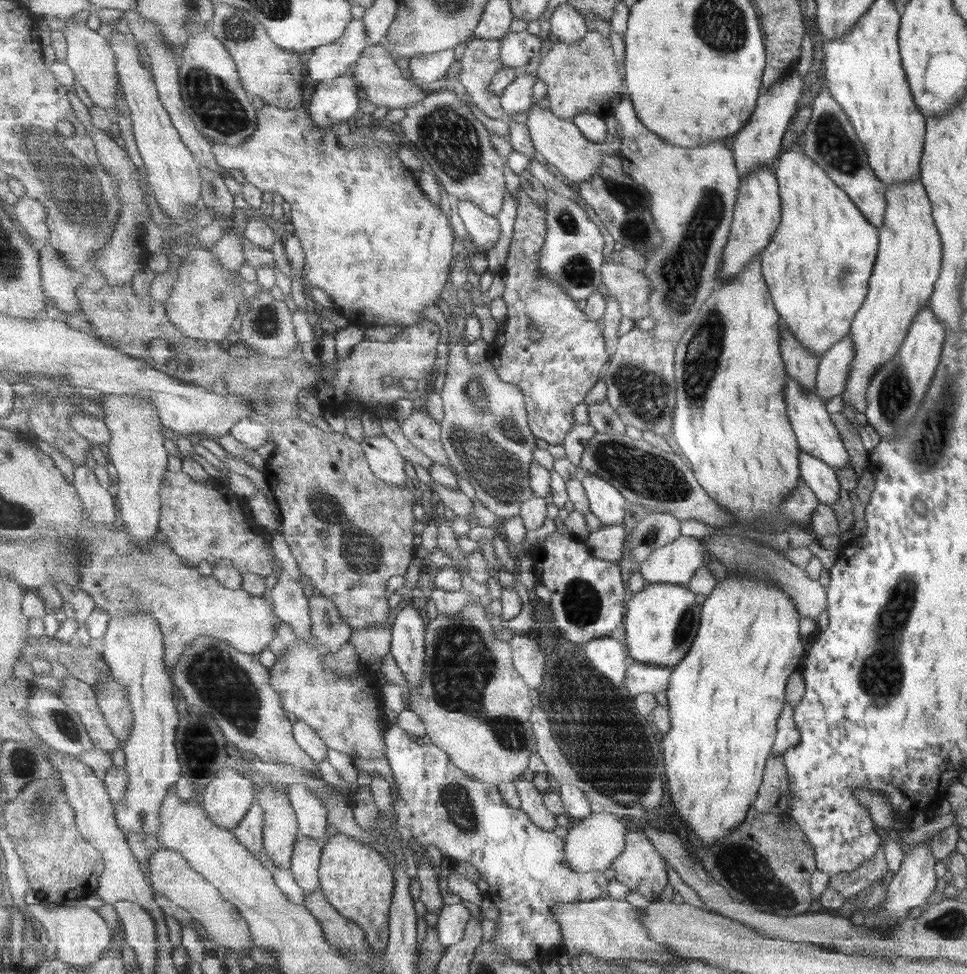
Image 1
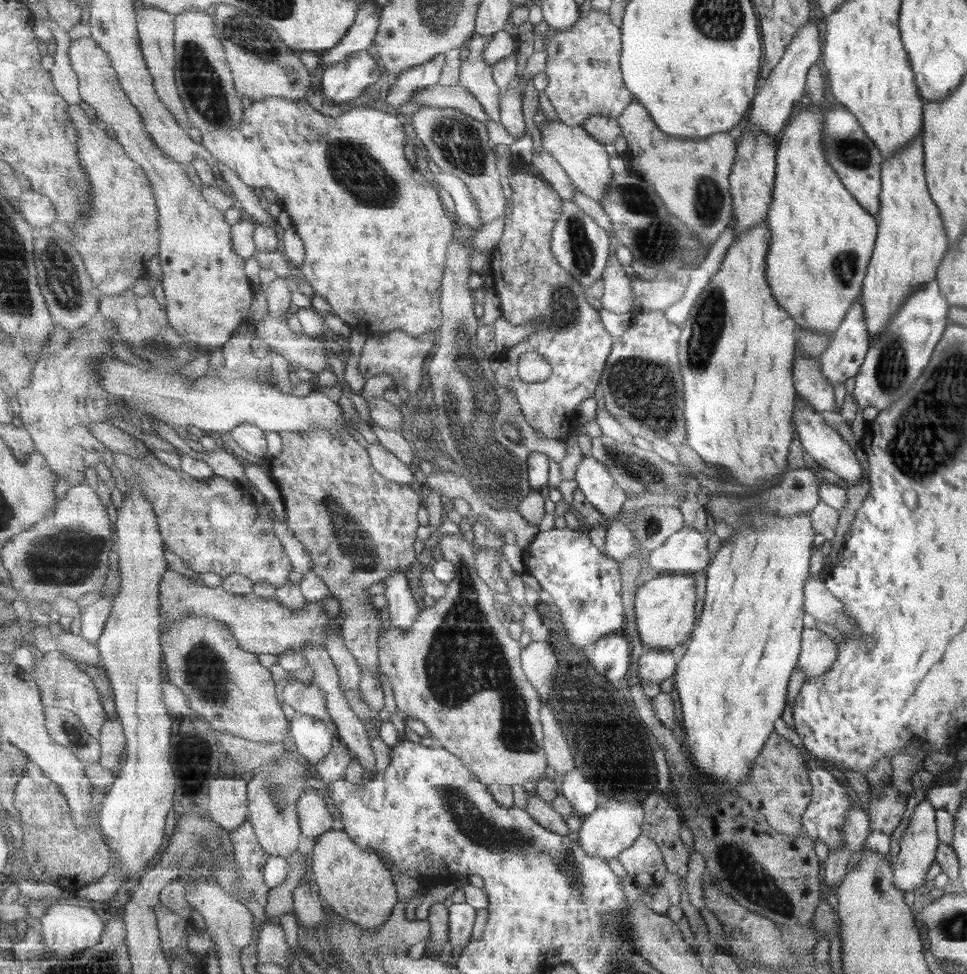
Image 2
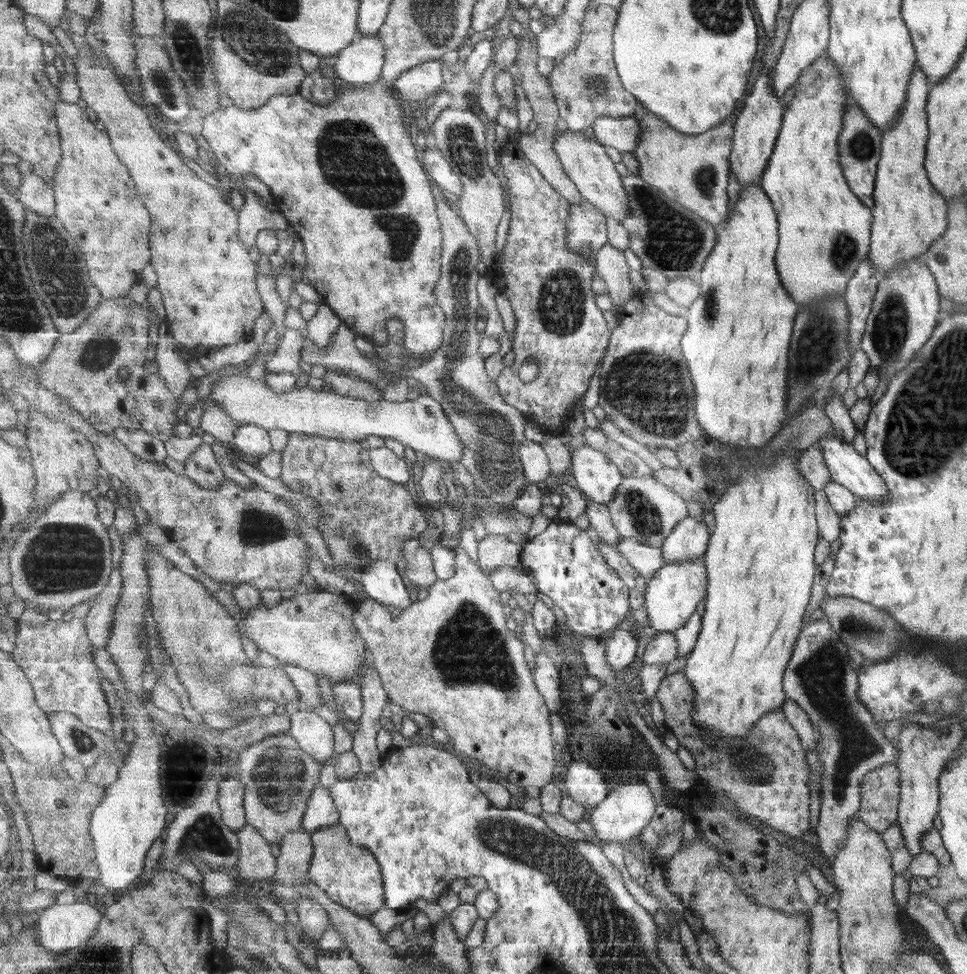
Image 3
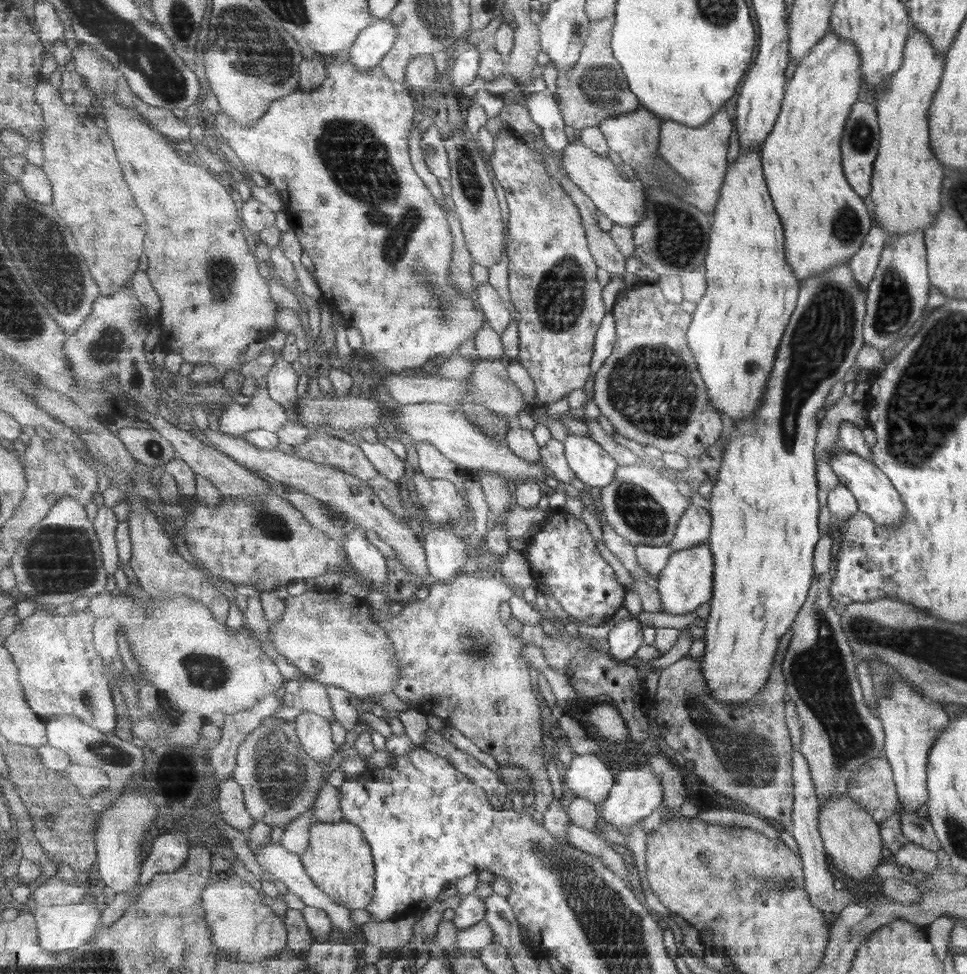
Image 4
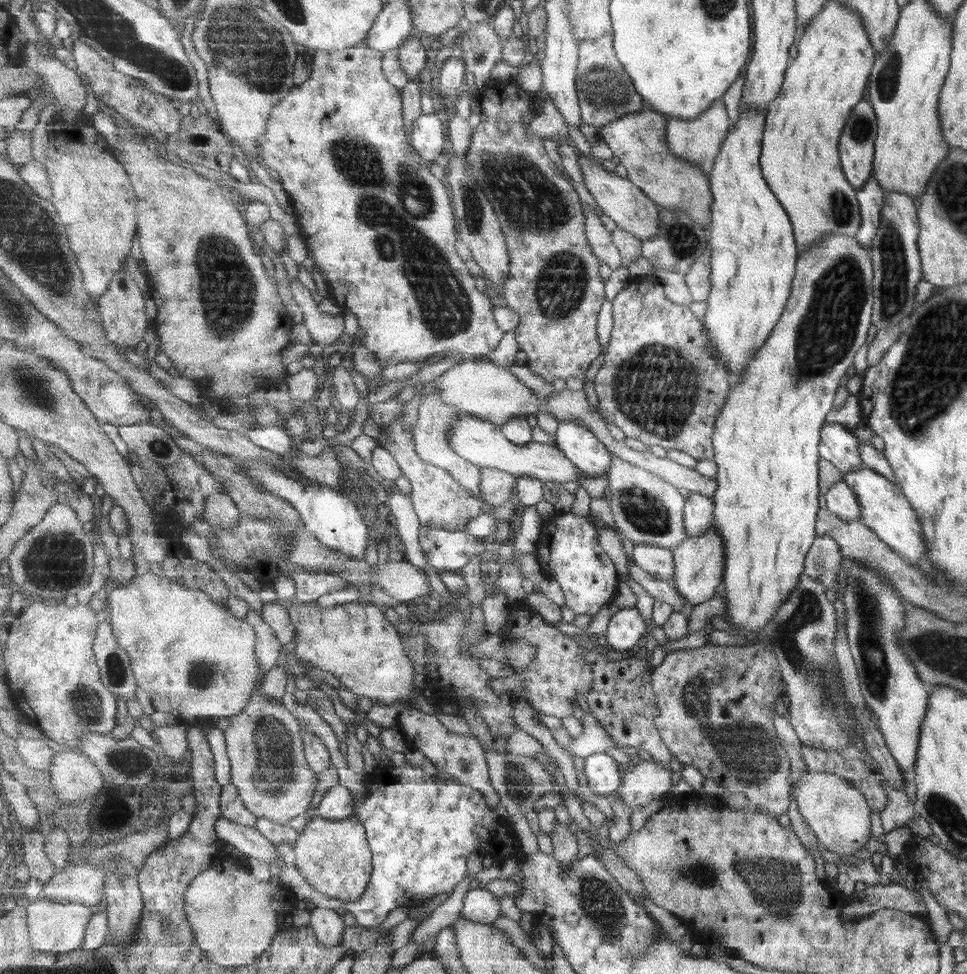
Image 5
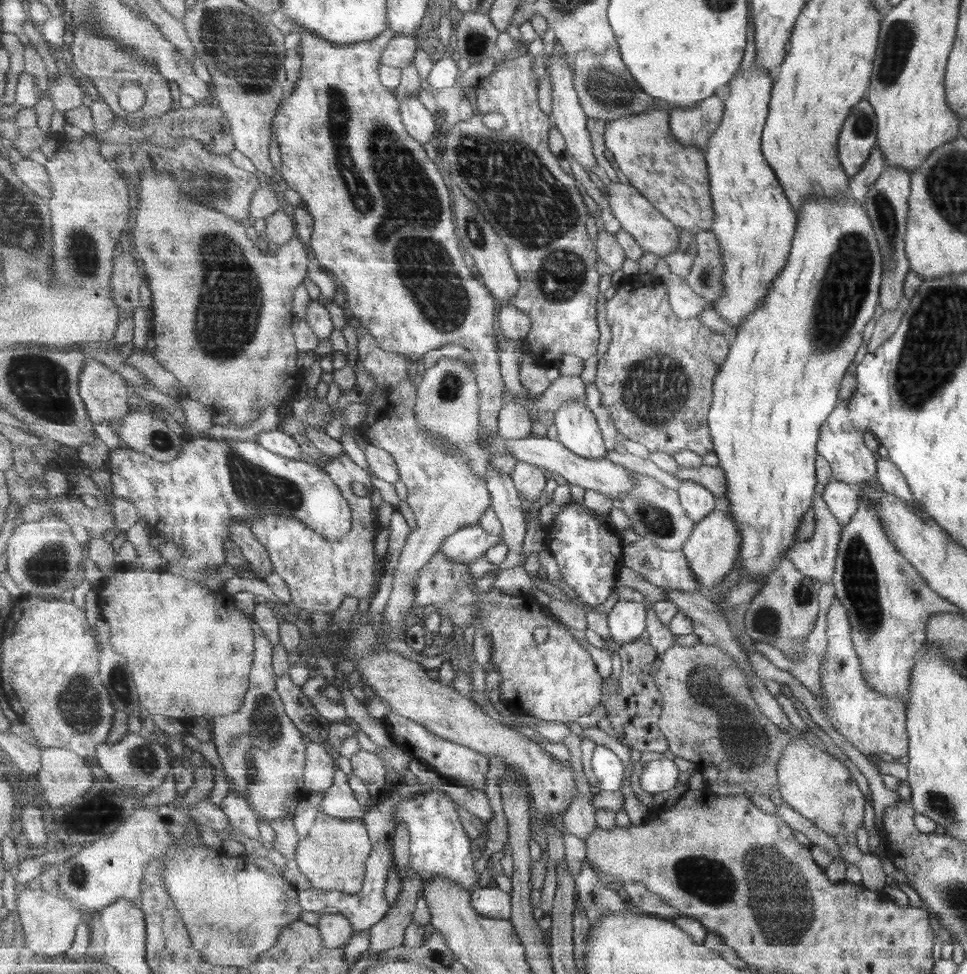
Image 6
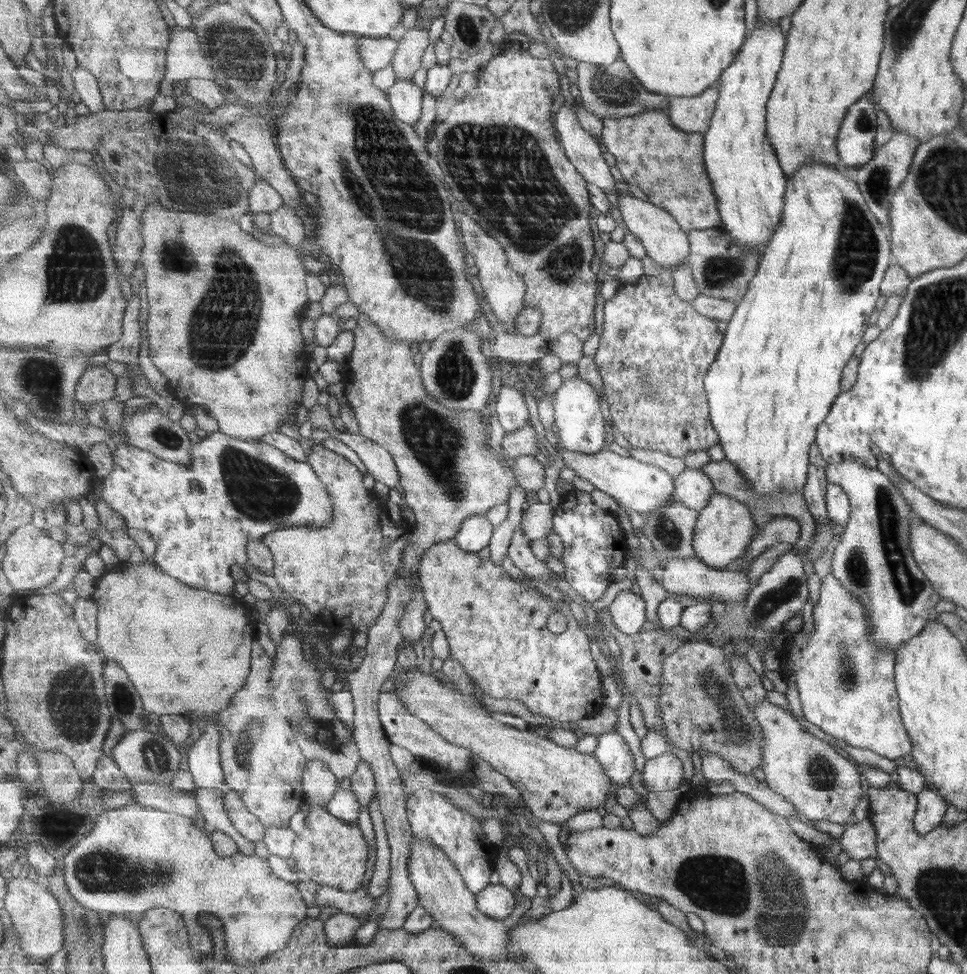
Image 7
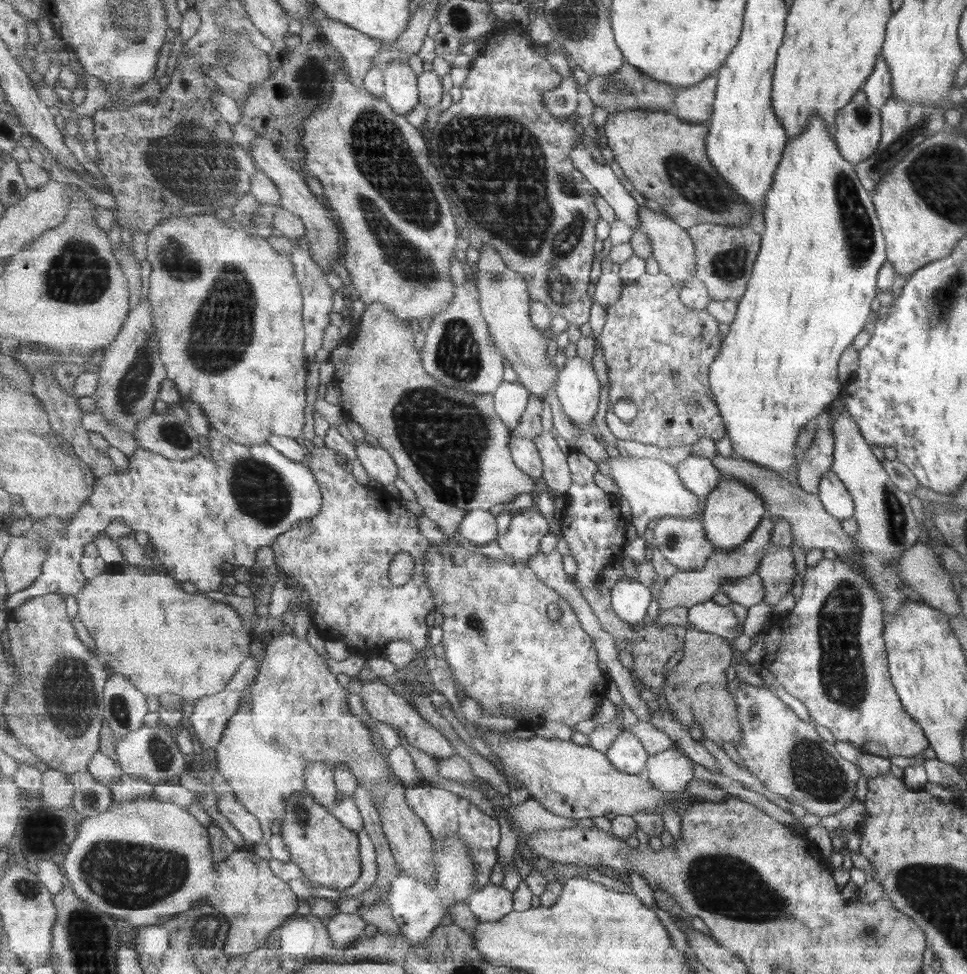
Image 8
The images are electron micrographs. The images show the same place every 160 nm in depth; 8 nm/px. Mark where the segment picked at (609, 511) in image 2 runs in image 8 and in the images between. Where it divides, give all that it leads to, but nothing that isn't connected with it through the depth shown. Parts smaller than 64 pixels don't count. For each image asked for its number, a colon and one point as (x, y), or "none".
3: (597, 476)
4: (594, 466)
5: (582, 446)
6: (577, 426)
7: (581, 427)
8: (578, 388)

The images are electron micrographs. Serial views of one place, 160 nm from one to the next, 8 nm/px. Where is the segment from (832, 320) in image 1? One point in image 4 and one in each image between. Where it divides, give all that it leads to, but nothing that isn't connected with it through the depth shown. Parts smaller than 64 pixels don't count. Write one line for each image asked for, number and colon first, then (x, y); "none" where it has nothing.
2: (821, 240)
3: (823, 230)
4: (824, 222)

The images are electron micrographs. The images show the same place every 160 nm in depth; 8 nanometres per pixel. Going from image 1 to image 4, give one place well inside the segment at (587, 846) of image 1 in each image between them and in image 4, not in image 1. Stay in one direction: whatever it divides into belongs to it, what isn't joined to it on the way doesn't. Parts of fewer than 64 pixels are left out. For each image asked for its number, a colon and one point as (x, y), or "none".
2: (611, 829)
3: (627, 810)
4: (638, 792)

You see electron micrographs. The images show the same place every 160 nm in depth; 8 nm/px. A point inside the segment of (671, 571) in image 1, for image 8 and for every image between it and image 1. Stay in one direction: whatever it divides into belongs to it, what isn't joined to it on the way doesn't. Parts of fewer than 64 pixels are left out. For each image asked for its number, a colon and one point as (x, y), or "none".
2: (686, 552)
3: (690, 540)
4: (694, 529)
5: (697, 514)
6: (696, 499)
7: (693, 486)
8: (698, 474)

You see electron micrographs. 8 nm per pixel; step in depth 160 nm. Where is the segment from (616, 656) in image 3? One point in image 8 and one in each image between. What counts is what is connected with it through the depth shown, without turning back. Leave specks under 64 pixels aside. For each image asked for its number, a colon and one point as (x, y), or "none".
4: (626, 637)
5: (626, 627)
6: (628, 620)
7: (628, 610)
8: (630, 597)

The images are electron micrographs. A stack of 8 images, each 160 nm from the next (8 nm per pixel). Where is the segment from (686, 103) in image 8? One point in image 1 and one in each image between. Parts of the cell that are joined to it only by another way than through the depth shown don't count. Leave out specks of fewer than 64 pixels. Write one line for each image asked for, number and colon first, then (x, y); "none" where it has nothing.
1: (693, 191)
2: (690, 175)
3: (692, 169)
4: (698, 154)
5: (698, 141)
6: (692, 126)
7: (692, 114)

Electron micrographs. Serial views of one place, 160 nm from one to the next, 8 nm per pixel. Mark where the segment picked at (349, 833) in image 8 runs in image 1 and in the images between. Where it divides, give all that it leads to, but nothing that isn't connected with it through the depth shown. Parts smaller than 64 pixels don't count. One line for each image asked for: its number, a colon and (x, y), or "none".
1: (357, 879)
2: (354, 881)
3: (351, 874)
4: (340, 861)
5: (335, 858)
6: (333, 857)
7: (331, 852)

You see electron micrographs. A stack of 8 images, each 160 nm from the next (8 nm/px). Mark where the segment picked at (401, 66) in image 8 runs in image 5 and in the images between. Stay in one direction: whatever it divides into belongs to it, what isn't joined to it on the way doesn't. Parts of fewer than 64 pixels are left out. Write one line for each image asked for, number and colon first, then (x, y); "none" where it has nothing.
5: (429, 138)
6: (422, 124)
7: (406, 97)

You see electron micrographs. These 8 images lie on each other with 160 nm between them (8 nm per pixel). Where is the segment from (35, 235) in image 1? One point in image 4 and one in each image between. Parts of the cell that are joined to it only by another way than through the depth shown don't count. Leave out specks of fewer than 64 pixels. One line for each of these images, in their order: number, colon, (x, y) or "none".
2: (39, 210)
3: (34, 192)
4: (35, 181)

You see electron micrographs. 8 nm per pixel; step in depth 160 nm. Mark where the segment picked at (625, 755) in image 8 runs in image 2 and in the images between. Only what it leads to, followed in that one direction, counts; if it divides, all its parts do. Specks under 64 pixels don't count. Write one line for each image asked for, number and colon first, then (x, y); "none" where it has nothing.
2: (583, 795)
3: (587, 786)
4: (588, 777)
5: (603, 775)
6: (609, 770)
7: (613, 752)

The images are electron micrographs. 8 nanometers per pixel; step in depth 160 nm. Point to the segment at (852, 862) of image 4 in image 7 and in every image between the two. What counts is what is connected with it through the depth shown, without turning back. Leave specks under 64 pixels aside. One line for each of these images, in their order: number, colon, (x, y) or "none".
5: (837, 813)
6: (818, 787)
7: (820, 782)

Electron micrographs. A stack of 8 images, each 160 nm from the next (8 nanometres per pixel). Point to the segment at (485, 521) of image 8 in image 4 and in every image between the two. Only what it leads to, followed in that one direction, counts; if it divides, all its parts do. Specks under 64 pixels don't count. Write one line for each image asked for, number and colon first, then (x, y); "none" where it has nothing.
4: (446, 553)
5: (447, 551)
6: (472, 542)
7: (476, 533)

